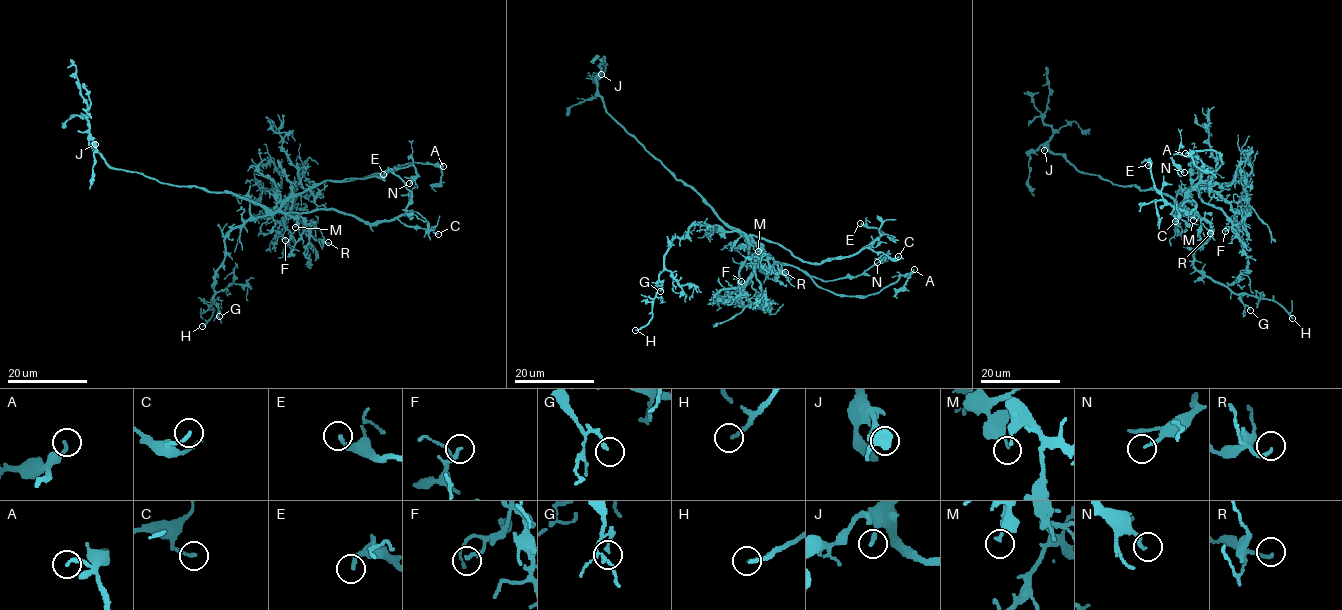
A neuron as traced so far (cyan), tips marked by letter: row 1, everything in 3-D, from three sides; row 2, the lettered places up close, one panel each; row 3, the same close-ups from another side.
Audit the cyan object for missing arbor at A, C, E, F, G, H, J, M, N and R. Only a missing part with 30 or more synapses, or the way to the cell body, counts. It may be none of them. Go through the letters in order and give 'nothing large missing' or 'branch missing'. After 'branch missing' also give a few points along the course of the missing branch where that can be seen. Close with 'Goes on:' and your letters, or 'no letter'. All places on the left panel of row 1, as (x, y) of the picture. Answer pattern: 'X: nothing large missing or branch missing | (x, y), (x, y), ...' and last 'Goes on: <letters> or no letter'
A: nothing large missing
C: nothing large missing
E: nothing large missing
F: nothing large missing
G: nothing large missing
H: branch missing | (202, 326), (191, 332), (178, 366), (180, 355), (213, 356), (220, 363), (217, 380)
J: nothing large missing
M: nothing large missing
N: nothing large missing
R: nothing large missing
Goes on: H

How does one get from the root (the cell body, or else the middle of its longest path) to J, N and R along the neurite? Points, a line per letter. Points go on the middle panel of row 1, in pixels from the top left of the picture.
J: (710, 207), (607, 111), (596, 79), (601, 74)
N: (710, 207), (721, 220), (737, 228), (775, 261), (824, 281), (857, 277), (877, 262)
R: (710, 207), (721, 220), (749, 235), (764, 250), (770, 271), (785, 272)

